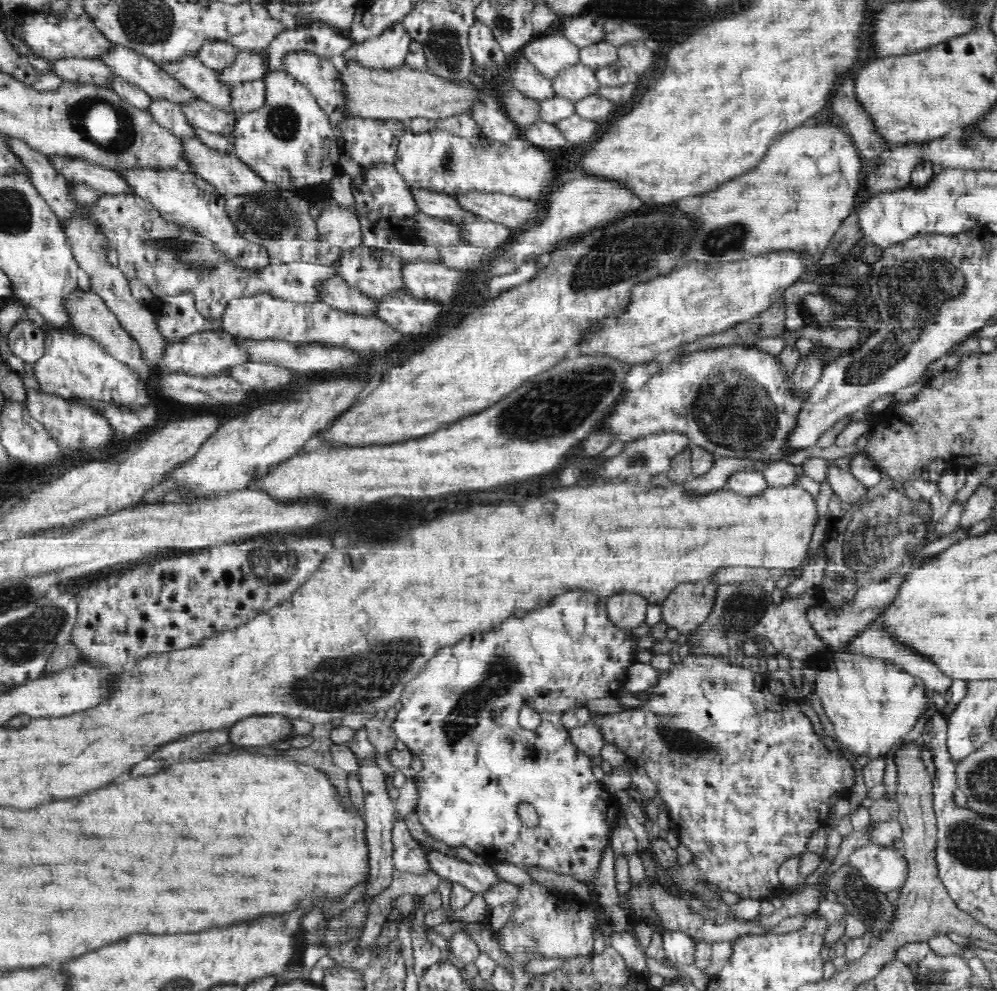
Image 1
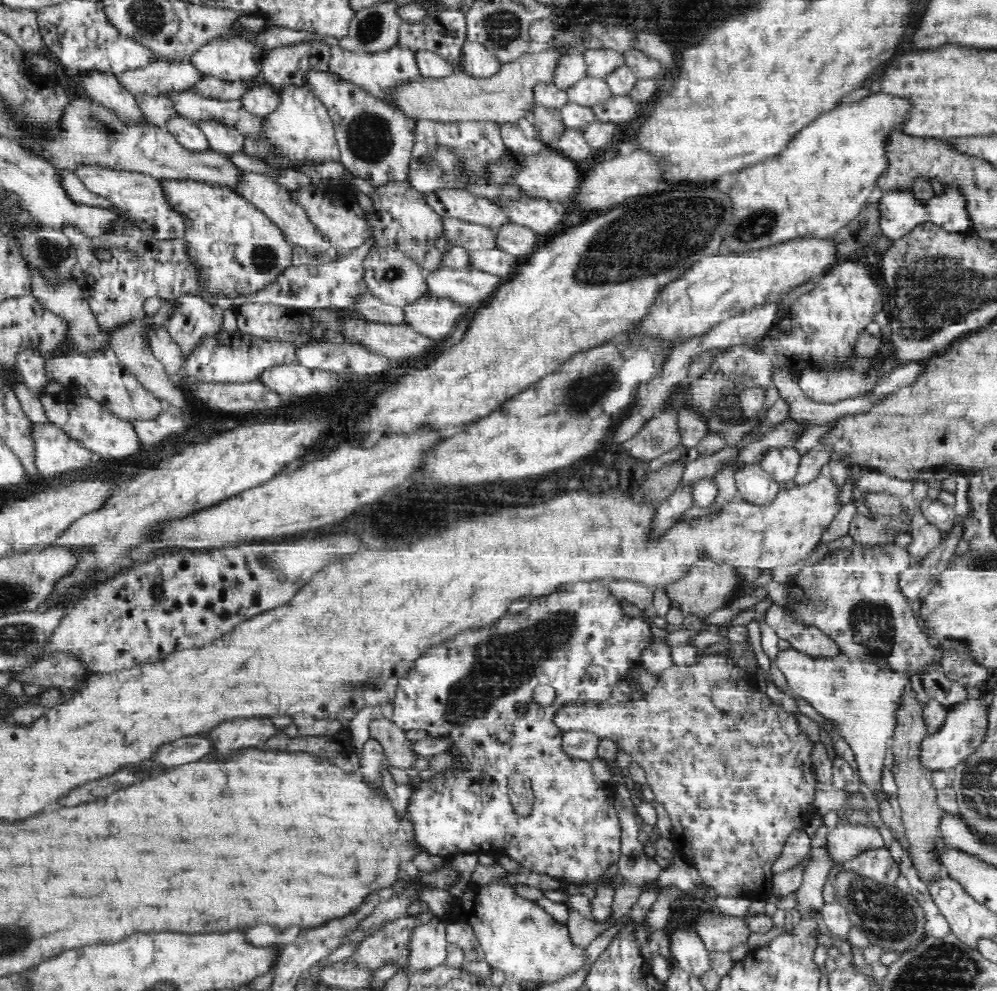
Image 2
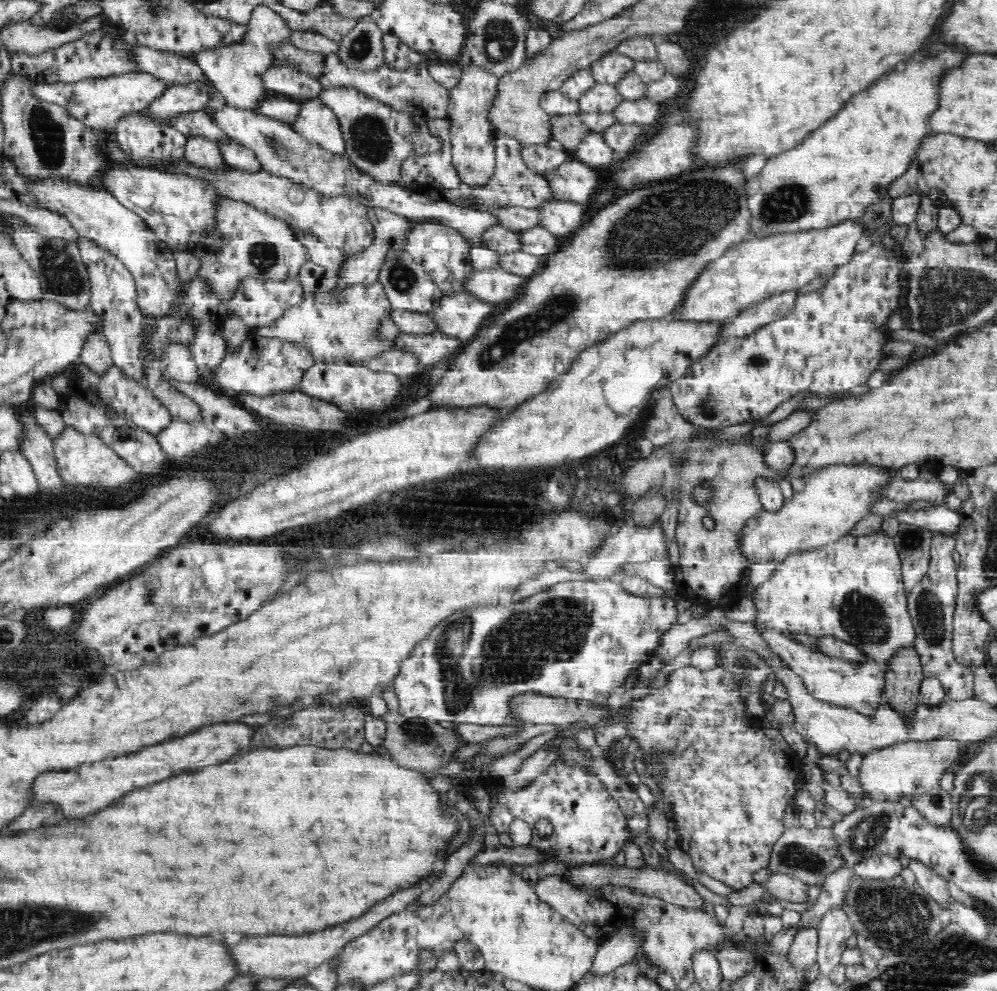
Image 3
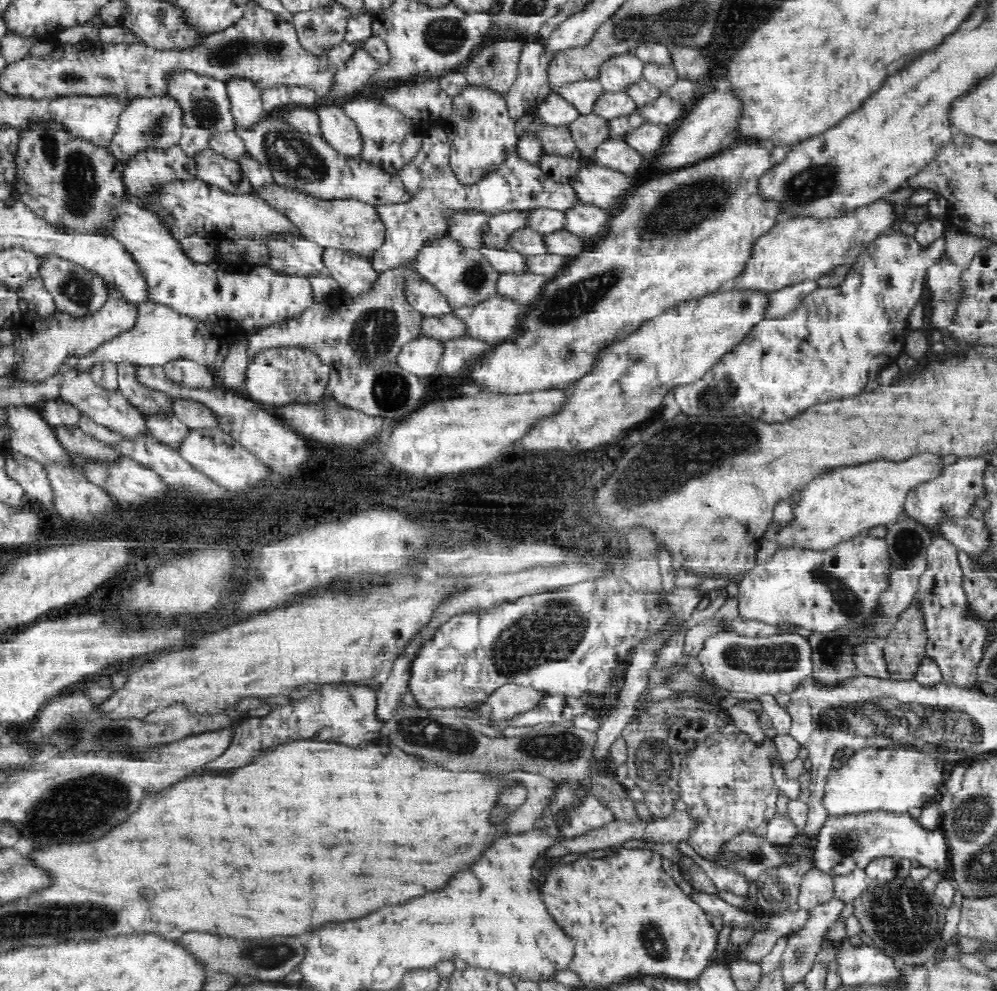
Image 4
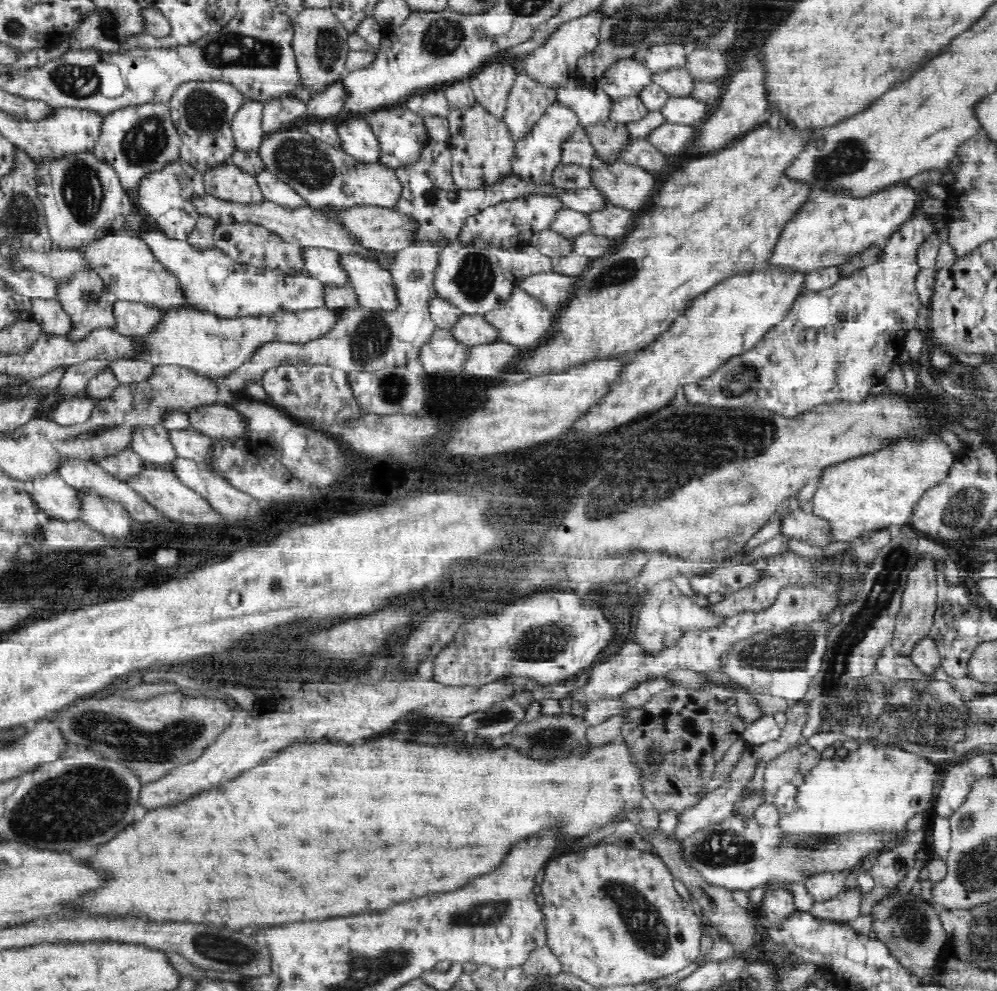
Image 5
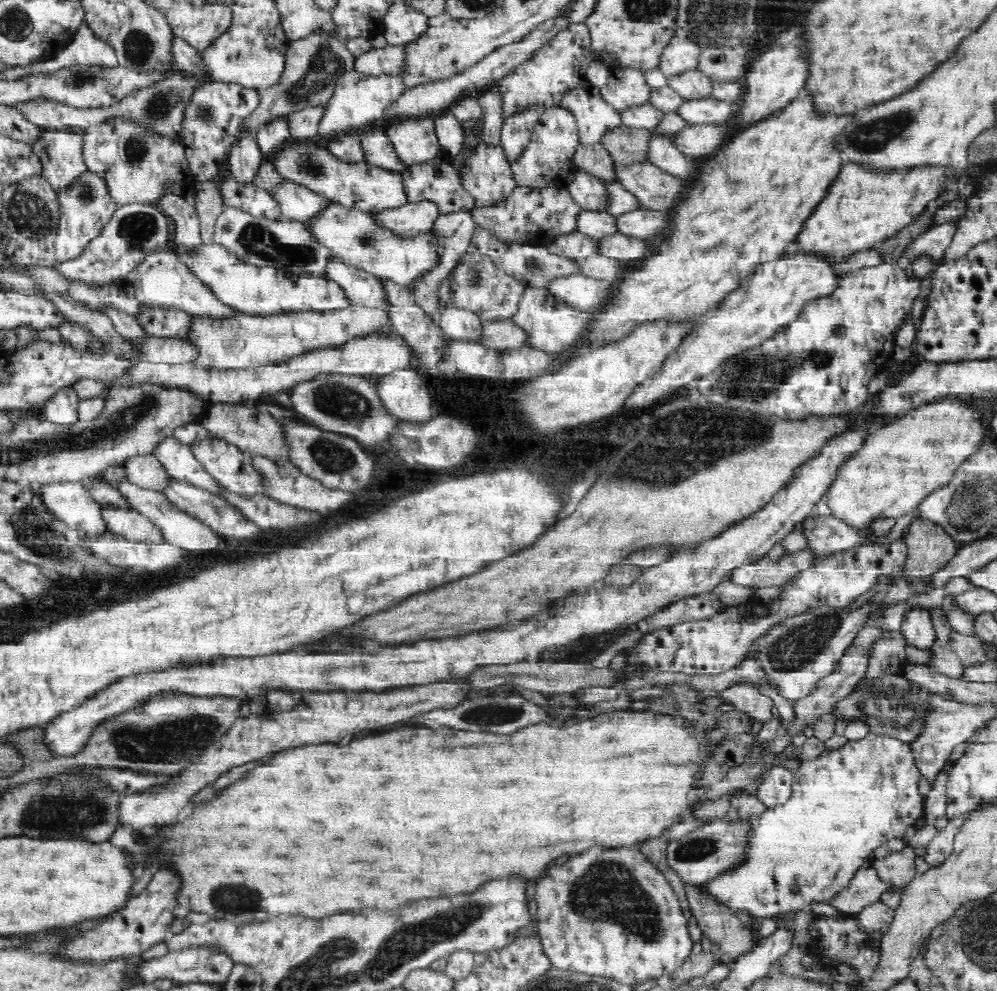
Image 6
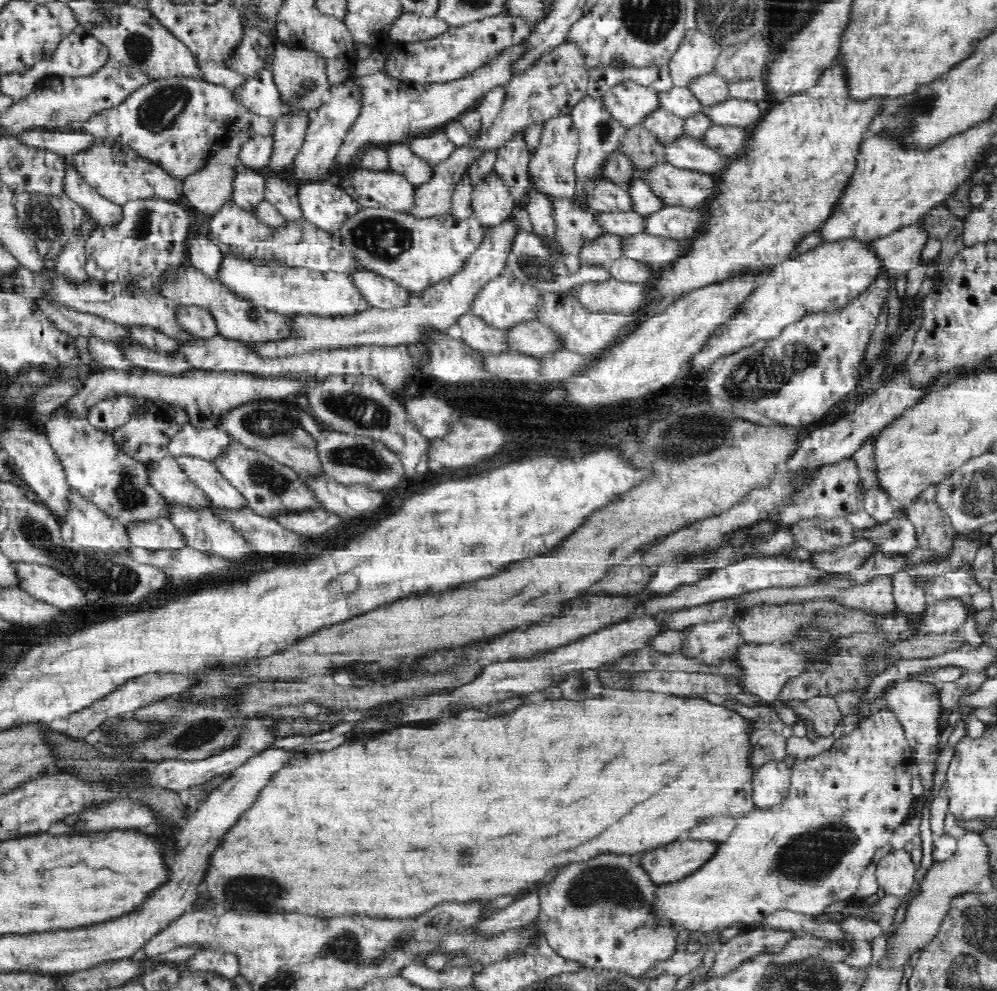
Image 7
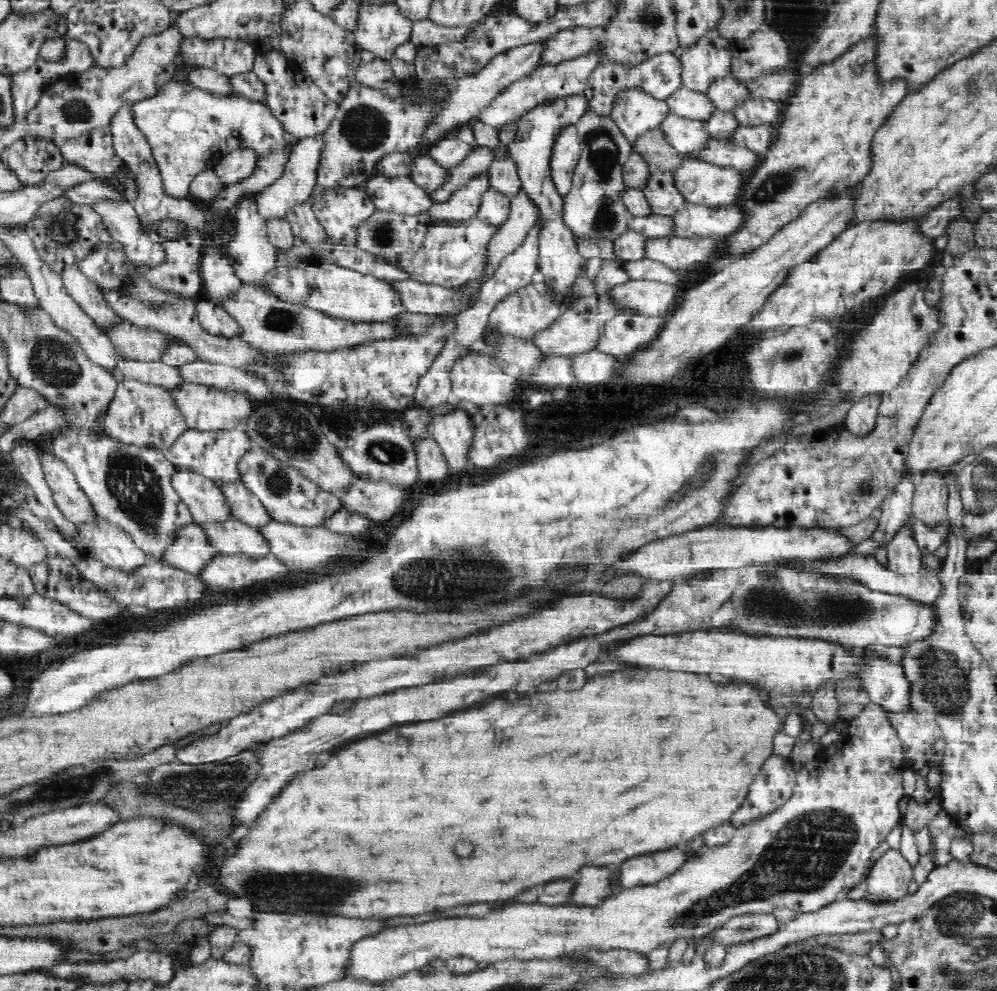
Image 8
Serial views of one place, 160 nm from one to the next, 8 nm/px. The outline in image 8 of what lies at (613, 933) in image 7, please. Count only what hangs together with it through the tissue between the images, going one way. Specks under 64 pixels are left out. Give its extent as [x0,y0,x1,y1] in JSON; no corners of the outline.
[568,868,616,905]

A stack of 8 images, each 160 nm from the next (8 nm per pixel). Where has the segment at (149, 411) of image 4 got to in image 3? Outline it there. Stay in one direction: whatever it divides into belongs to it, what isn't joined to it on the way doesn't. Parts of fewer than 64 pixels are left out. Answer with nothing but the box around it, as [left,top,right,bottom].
[82,244,146,386]

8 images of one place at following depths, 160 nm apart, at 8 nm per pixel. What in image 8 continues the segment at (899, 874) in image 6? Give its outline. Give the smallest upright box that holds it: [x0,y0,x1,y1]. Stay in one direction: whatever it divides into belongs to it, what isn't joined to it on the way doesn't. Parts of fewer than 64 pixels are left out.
[865,849,913,904]

